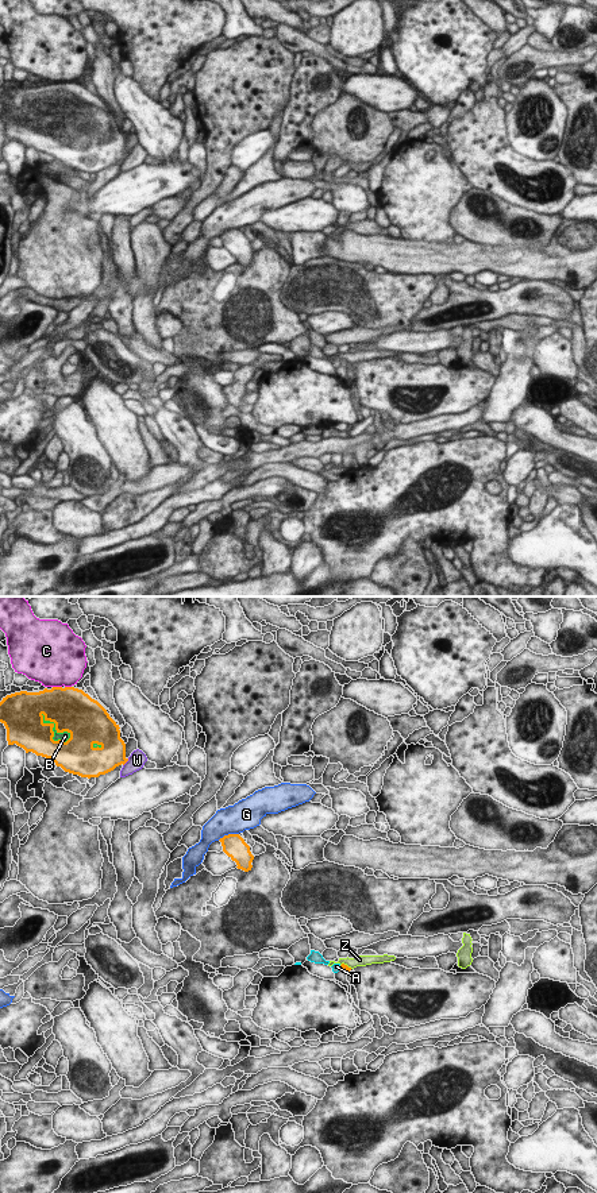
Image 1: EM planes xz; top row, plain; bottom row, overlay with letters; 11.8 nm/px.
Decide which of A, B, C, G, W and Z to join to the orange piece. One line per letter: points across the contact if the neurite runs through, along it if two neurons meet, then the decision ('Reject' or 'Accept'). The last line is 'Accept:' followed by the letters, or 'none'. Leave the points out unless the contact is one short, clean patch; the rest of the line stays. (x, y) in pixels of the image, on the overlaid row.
A: Reject
B: Accept
C: Boundary: xz (53, 686), (61, 687). Reject
G: Reject
W: Reject
Z: Boundary: xz (341, 964), (351, 968). Reject
Accept: B

